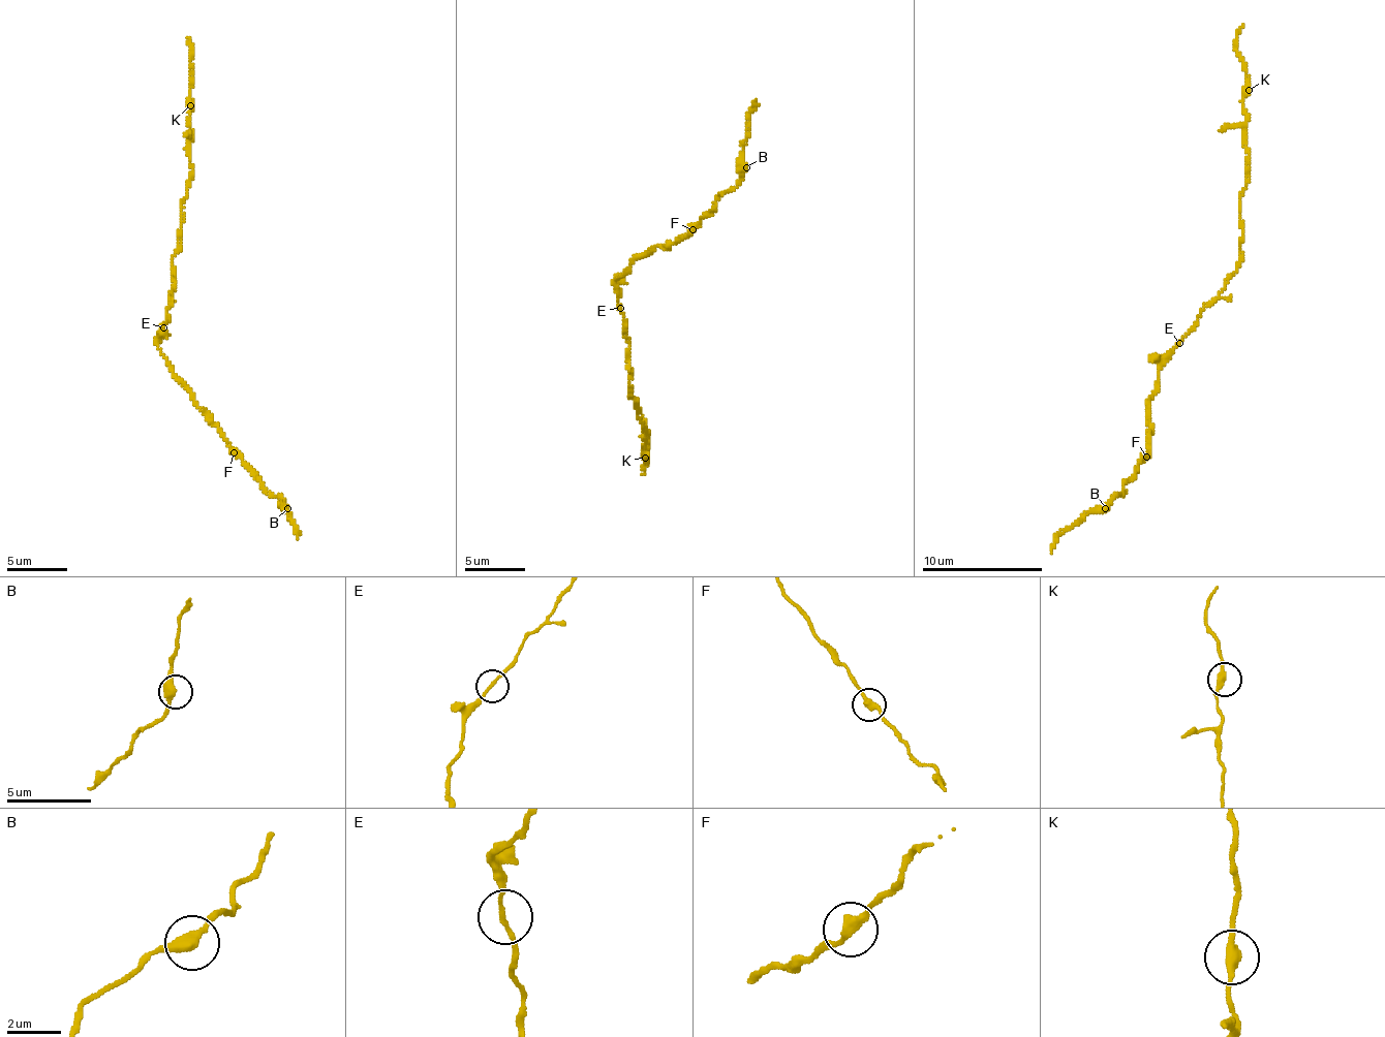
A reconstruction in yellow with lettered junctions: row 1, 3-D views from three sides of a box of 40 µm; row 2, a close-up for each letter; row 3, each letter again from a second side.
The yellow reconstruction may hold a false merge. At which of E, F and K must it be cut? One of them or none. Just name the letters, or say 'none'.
none

